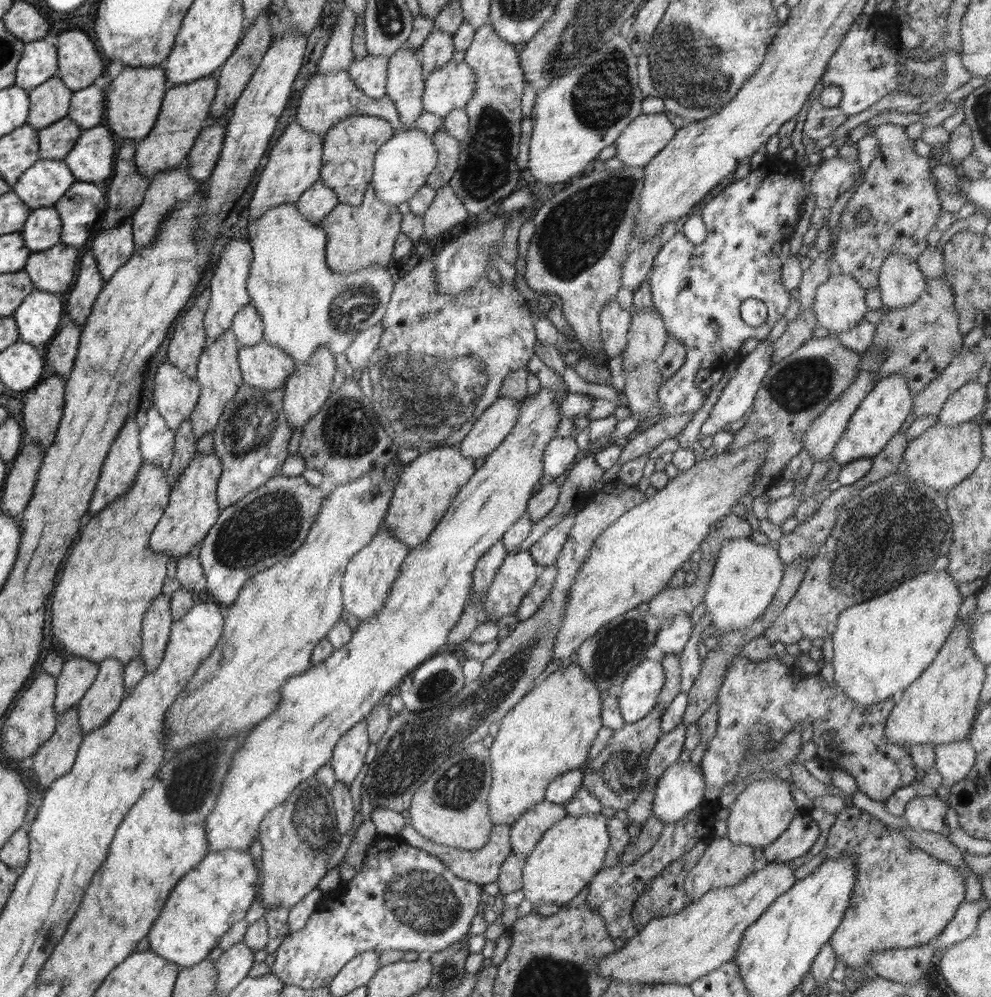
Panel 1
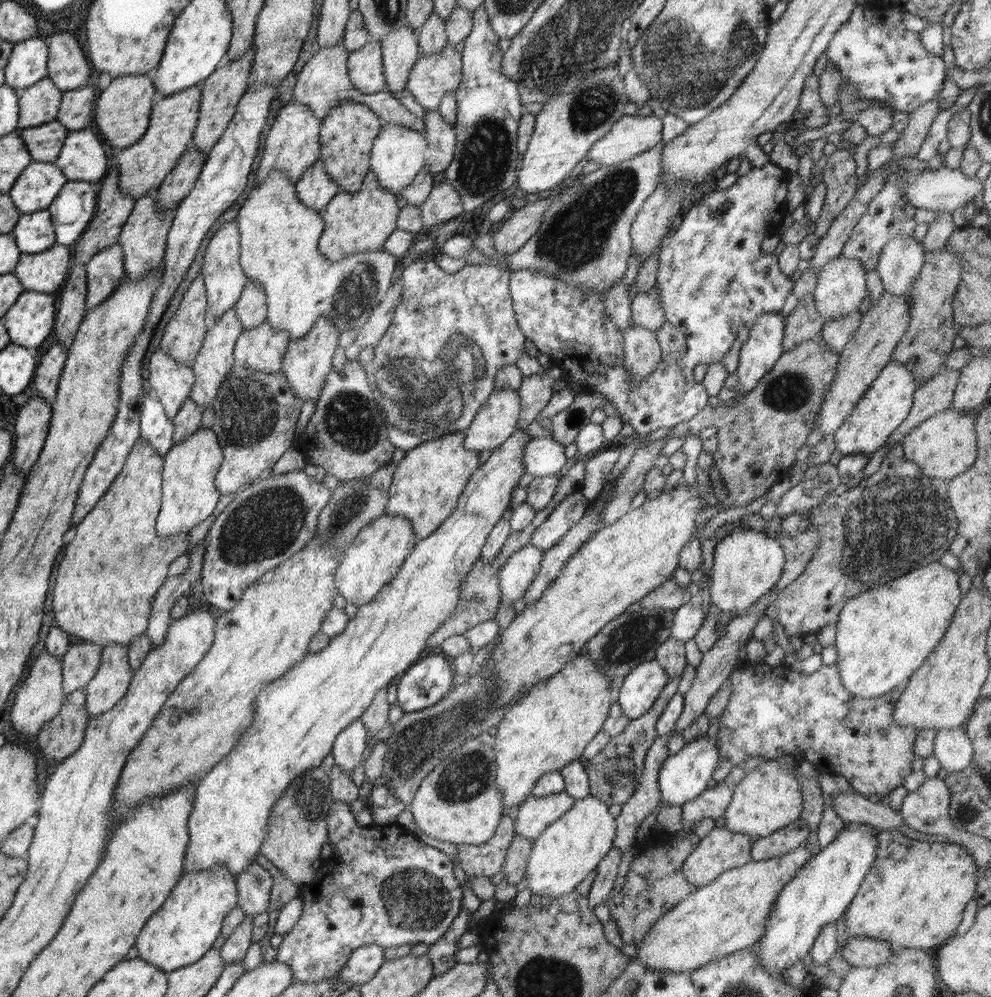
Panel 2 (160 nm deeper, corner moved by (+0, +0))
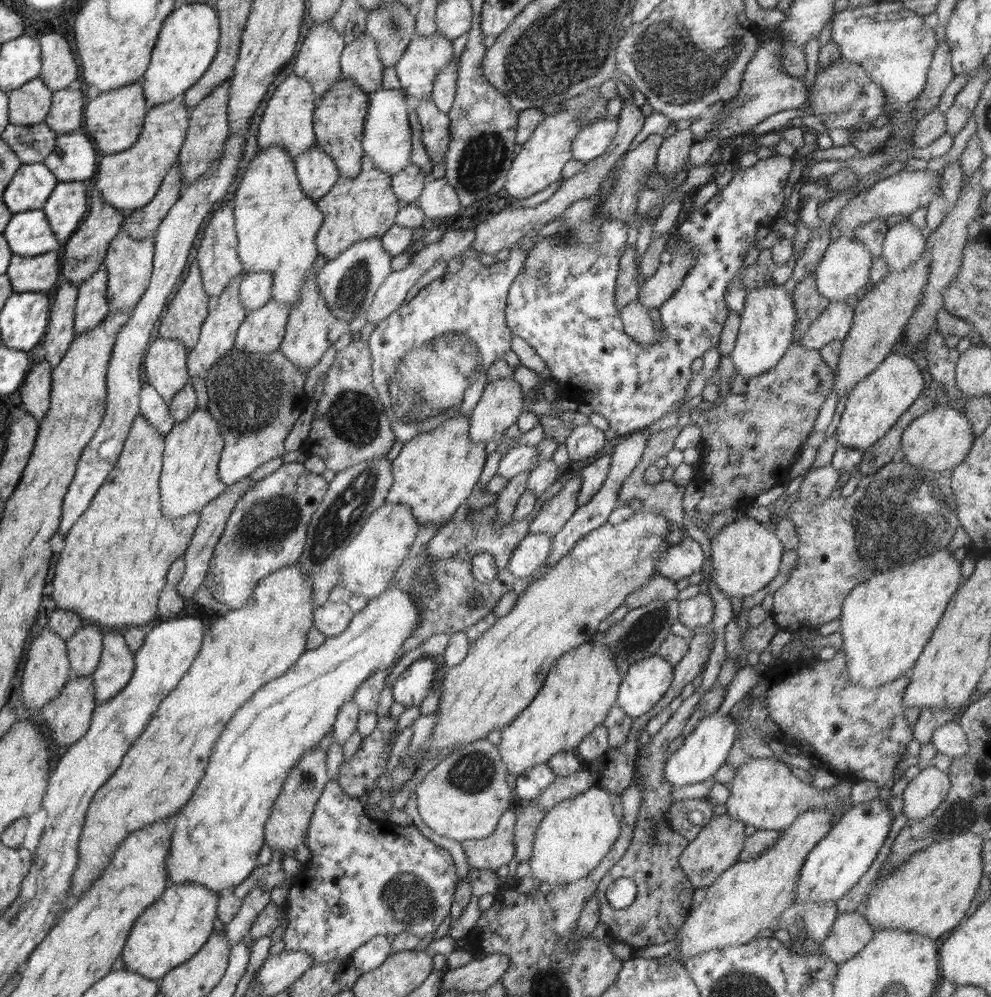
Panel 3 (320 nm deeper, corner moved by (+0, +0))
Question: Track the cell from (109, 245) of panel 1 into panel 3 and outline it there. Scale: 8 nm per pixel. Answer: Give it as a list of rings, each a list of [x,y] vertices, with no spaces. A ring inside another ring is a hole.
[[[105,264],[78,287],[75,306],[75,337],[94,330],[109,313],[105,290],[108,284],[108,271]]]

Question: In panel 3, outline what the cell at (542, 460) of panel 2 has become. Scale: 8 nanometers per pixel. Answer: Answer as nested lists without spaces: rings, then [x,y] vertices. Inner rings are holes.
[[[514,446],[500,460],[496,474],[508,480],[513,476],[520,475],[524,471],[530,471],[538,466],[543,460],[540,459],[538,446]]]

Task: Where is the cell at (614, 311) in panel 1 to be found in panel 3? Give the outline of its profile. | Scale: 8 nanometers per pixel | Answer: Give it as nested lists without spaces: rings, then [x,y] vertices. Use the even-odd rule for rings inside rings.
[[[627,245],[619,260],[619,273],[614,287],[614,296],[618,310],[629,302],[636,301],[640,294],[640,287],[636,280],[639,265],[636,263],[635,245]]]

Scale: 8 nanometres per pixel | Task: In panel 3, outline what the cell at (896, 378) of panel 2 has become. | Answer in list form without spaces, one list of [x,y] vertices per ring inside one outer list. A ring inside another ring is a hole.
[[[890,352],[878,365],[878,368],[864,377],[864,380],[860,380],[856,384],[856,388],[847,396],[846,408],[842,416],[840,416],[840,423],[836,430],[838,444],[862,452],[872,447],[872,444],[876,444],[882,436],[886,436],[888,430],[896,424],[896,420],[899,420],[900,416],[922,394],[926,381],[923,378],[922,364],[915,362],[909,357]]]

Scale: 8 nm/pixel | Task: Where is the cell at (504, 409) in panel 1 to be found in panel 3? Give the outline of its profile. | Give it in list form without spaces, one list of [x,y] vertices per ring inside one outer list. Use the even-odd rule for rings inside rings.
[[[506,379],[486,384],[469,419],[470,440],[502,442],[504,431],[516,424],[525,411],[524,393],[518,382]]]

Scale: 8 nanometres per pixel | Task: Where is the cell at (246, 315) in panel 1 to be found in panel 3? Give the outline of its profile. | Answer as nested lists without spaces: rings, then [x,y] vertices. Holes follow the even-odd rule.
[[[247,272],[239,286],[239,299],[247,311],[261,307],[268,299],[272,299],[273,276],[269,272]]]

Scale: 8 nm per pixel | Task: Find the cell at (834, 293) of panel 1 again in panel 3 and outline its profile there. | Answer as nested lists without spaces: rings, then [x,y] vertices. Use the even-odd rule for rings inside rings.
[[[840,236],[828,245],[815,268],[818,292],[825,296],[830,303],[843,301],[852,295],[860,295],[860,288],[864,288],[870,281],[871,266],[872,256],[860,241]]]

